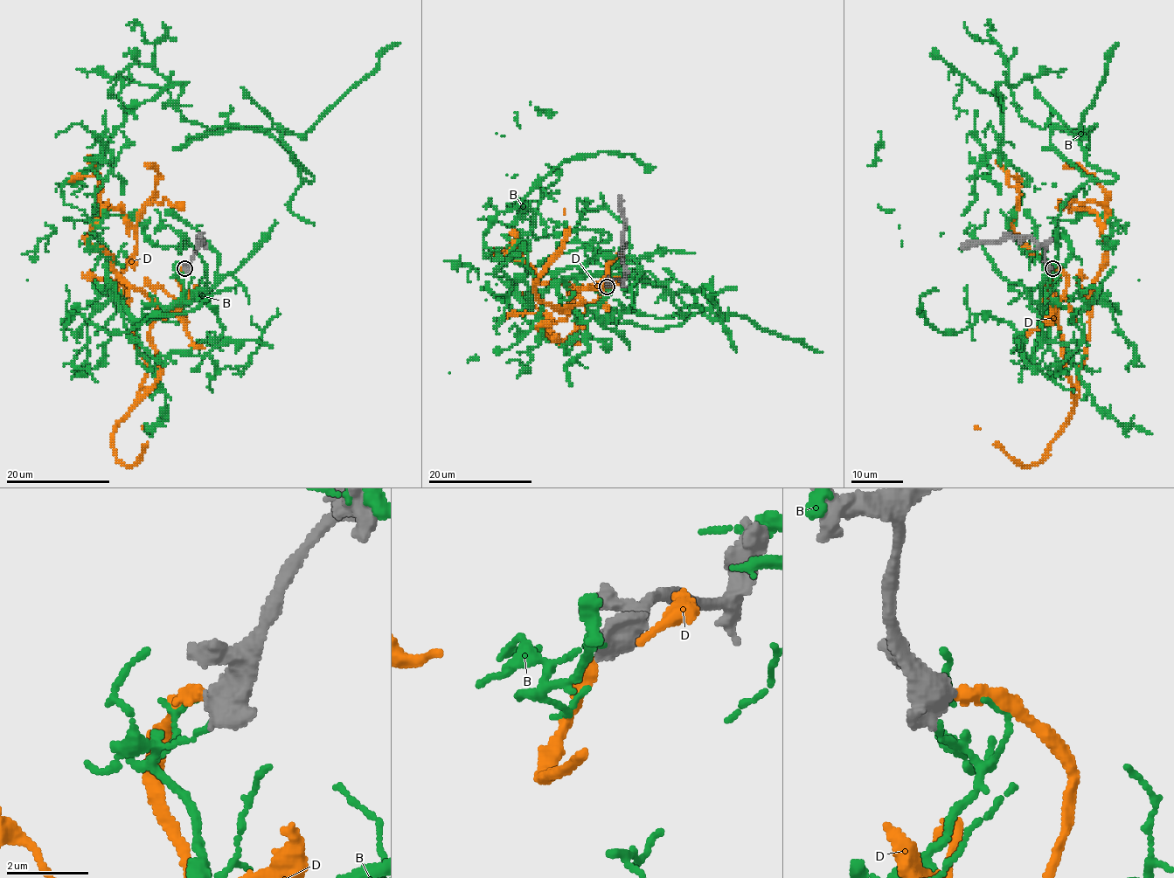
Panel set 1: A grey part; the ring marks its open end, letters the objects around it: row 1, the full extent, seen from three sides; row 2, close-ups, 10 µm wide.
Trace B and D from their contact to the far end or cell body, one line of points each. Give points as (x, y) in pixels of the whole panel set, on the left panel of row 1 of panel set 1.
B: (185, 272), (135, 318), (64, 203), (127, 110), (186, 81), (313, 177), (172, 148)
D: (184, 269), (183, 294), (150, 328), (159, 376), (137, 399), (146, 368), (114, 279), (153, 192), (146, 164)

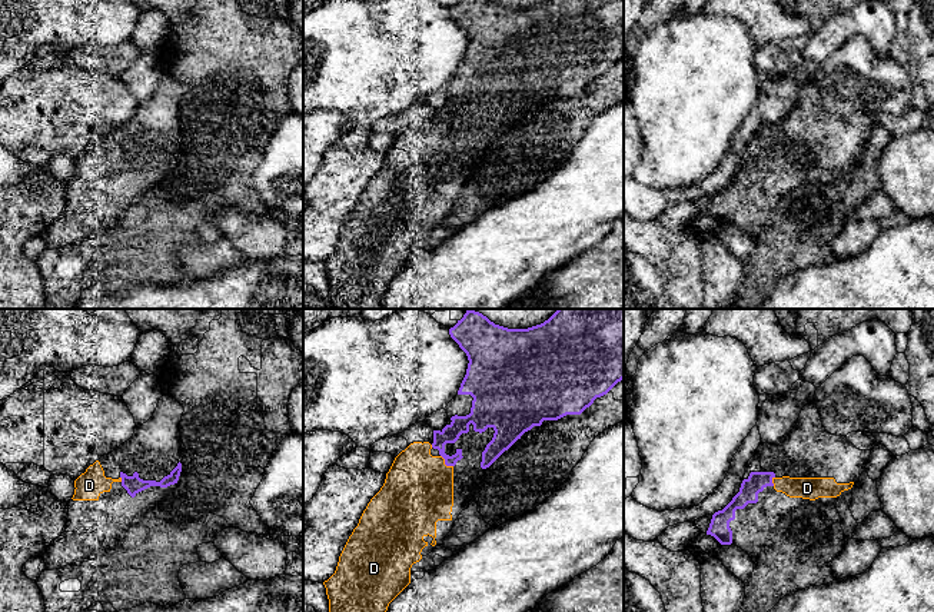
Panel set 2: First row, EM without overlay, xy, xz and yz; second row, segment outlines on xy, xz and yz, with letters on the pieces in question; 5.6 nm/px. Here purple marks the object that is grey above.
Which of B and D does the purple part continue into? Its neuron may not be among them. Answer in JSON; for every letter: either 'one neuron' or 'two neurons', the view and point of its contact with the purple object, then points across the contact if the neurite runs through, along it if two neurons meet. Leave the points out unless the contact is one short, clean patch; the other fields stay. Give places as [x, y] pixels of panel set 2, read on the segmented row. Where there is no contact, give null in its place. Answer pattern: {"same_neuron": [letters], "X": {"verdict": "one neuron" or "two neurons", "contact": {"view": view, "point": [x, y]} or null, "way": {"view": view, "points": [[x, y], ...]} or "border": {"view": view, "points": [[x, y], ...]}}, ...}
{"same_neuron": ["D"], "B": {"verdict": "two neurons", "contact": null}, "D": {"verdict": "one neuron", "contact": {"view": "xz", "point": [445, 464]}}}

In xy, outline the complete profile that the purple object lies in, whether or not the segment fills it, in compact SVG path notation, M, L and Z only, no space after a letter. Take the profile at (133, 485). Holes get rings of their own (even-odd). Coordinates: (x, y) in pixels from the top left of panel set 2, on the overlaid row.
M99 460L90 465L84 473L82 473L74 480L74 495L73 500L99 500L99 496L103 492L110 492L113 482L120 482L122 486L127 490L127 493L134 498L139 492L150 488L150 486L160 486L167 488L170 485L177 483L179 476L182 472L182 463L179 462L177 466L164 476L160 482L156 480L143 480L139 478L139 473L134 472L132 476L120 472L119 479L112 479L104 476L104 470Z

